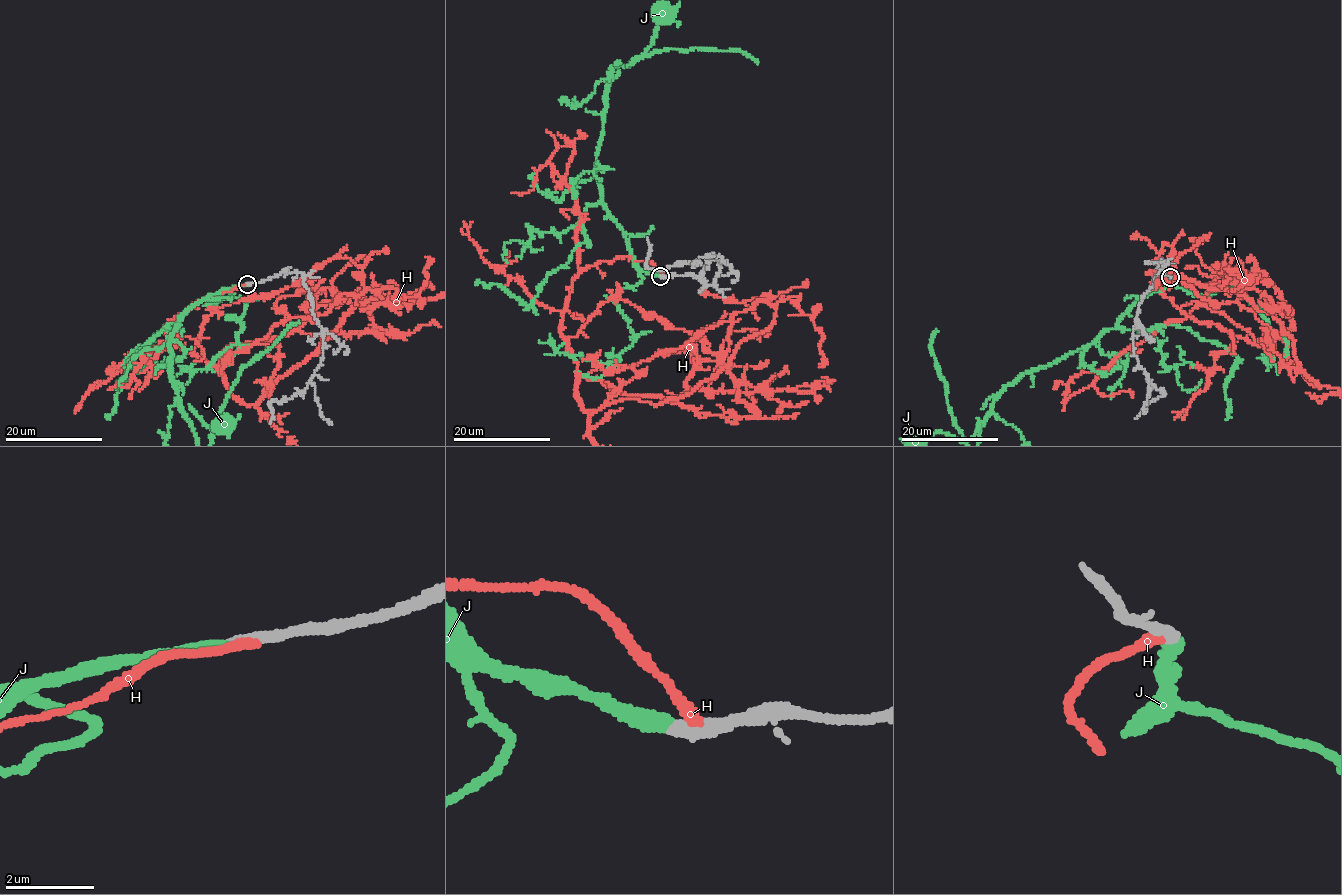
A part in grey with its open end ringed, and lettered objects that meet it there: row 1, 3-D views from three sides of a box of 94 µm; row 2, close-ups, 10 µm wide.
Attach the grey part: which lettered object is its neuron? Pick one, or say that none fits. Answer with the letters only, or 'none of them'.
J

